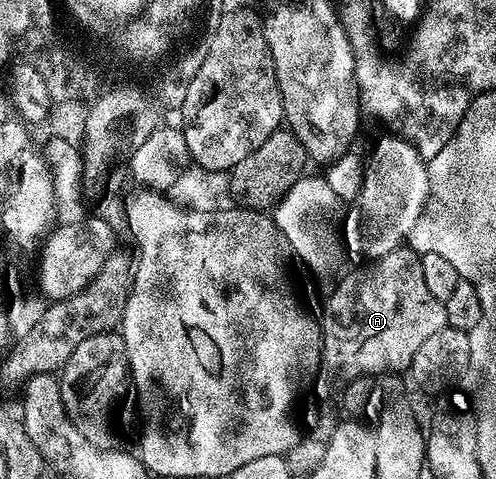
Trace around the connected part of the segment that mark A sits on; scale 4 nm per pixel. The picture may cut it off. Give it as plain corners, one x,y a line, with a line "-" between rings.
402,246
378,264
381,264
378,268
369,268
366,272
353,272
345,277
342,275
341,285
330,294
329,301
325,304
325,313
320,313
319,316
321,352
329,352
329,364
345,372
345,382
360,376
380,378
388,372
408,373
423,342
427,342
427,338
435,338
435,334
439,334
439,330
447,326
445,305
429,293
418,253

